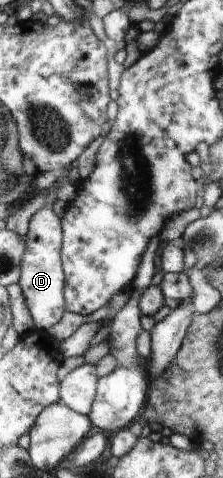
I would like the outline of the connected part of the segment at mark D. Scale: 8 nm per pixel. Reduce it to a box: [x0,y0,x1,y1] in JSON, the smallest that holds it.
[17,192,65,331]

